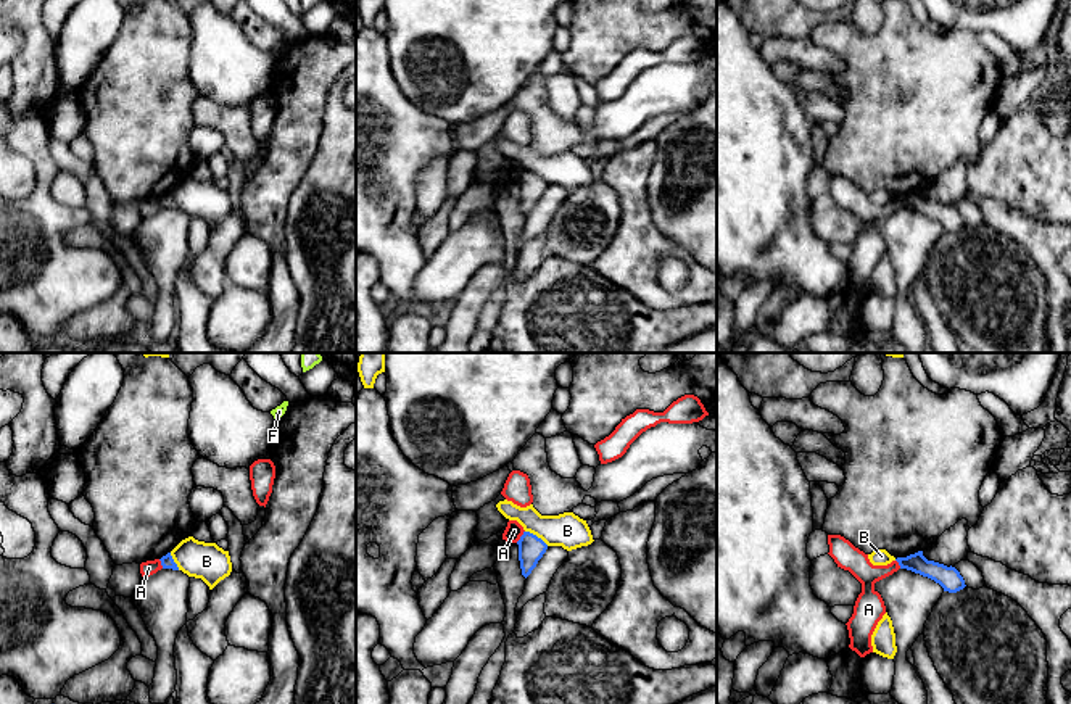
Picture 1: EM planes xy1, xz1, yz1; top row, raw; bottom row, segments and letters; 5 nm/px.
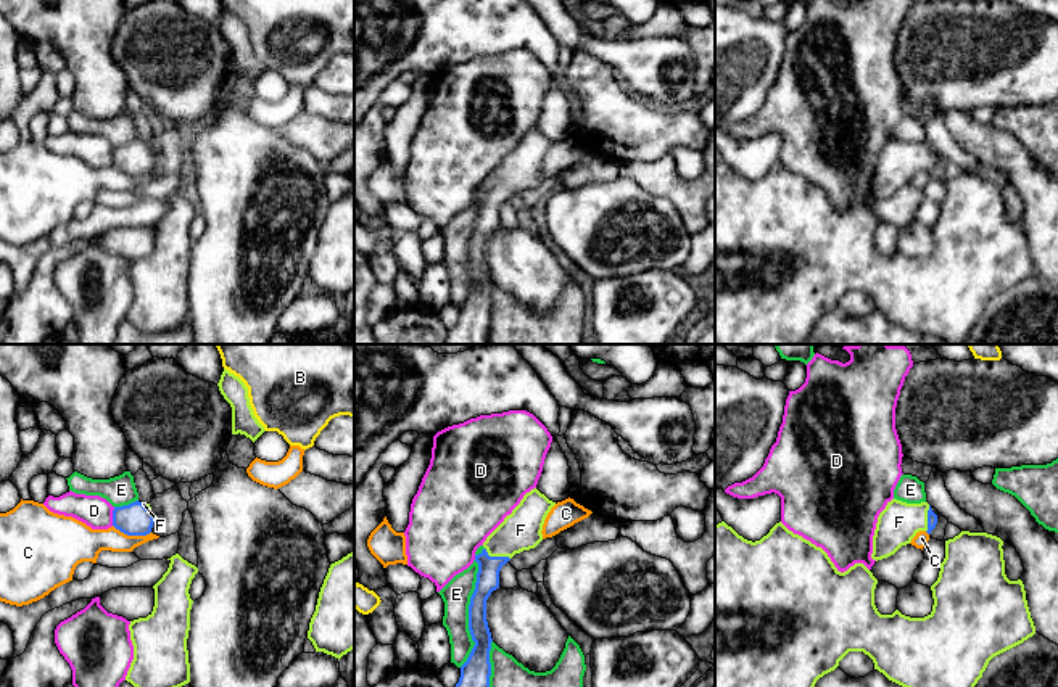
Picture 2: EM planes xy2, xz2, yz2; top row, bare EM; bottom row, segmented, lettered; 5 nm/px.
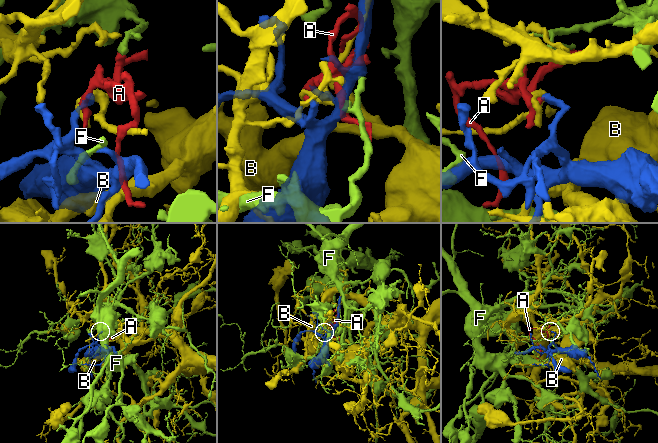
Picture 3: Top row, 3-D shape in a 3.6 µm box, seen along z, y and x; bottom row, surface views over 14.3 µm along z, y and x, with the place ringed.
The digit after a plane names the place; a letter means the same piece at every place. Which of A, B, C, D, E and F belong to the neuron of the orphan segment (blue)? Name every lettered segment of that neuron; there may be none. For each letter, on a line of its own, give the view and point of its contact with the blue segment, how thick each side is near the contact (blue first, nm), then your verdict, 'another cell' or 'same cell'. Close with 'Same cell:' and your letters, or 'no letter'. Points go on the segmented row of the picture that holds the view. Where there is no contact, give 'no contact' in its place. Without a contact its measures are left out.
A: xz1 (521, 537) | 130/90 nm | another cell
B: xz1 (535, 535) | 130/170 nm | another cell
C: xy2 (132, 534) | 160/170 nm | another cell
D: xy2 (113, 517) | 160/160 nm | another cell
E: xz2 (469, 613) | 110/150 nm | another cell
F: xz2 (496, 557) | 110/200 nm | same cell
Same cell: F

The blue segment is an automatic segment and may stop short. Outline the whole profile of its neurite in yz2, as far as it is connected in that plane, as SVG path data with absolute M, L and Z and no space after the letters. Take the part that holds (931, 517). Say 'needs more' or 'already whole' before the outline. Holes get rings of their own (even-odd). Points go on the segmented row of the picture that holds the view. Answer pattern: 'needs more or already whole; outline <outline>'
needs more; outline M892 499L878 516L871 558L878 562L894 555L902 545L910 544L920 531L931 534L936 525L937 515L928 502L907 504Z

